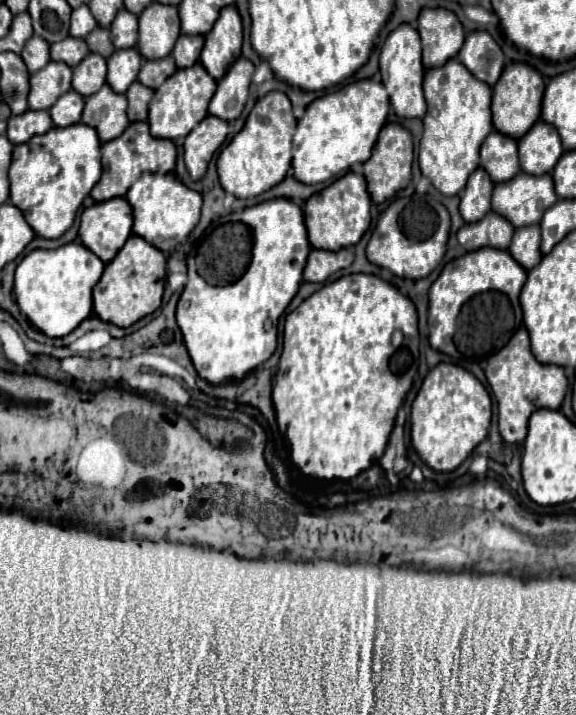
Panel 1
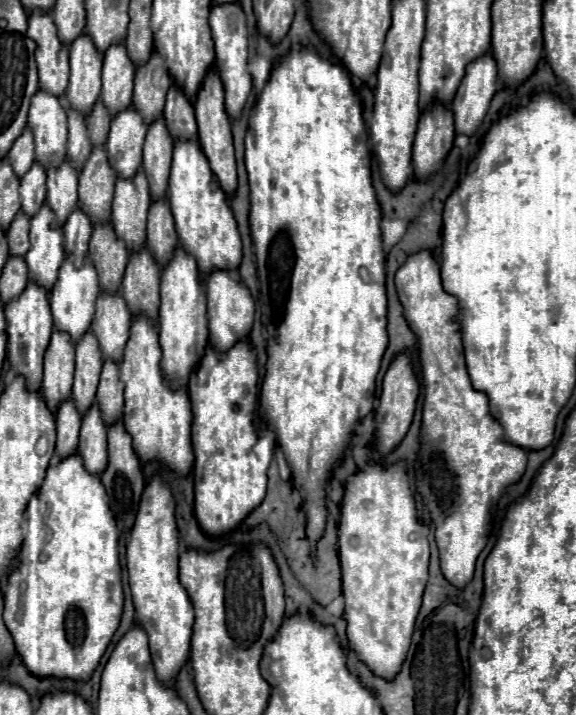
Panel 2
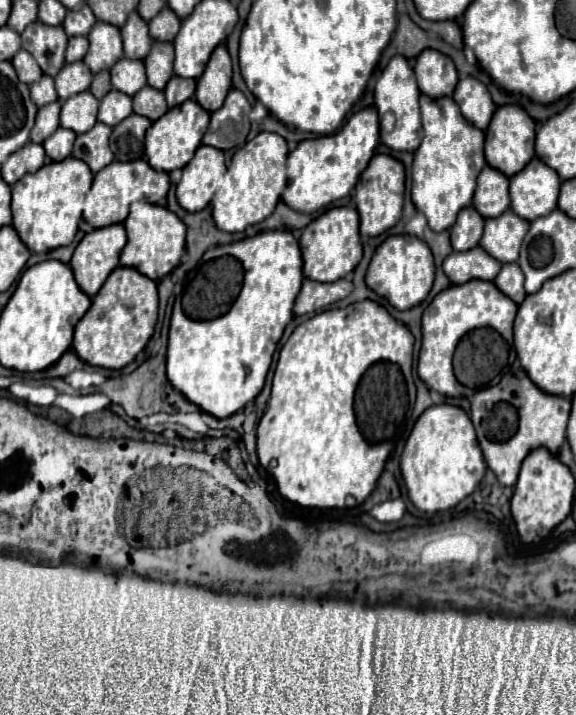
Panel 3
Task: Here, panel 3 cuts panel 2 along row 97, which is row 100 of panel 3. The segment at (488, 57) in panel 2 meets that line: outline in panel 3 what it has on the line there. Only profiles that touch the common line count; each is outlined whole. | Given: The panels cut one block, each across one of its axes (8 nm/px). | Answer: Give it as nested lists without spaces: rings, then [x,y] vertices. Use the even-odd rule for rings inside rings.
[[[466,76],[458,82],[454,98],[464,118],[468,118],[468,122],[472,122],[474,126],[480,126],[480,130],[486,130],[496,110],[496,104],[492,102],[488,88],[478,78]]]

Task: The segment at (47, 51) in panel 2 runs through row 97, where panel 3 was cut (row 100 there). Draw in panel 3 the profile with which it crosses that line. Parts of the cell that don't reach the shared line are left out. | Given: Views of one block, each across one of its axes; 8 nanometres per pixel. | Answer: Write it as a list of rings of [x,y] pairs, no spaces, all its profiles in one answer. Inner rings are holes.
[[[60,100],[50,102],[48,106],[38,108],[38,116],[36,116],[36,124],[30,132],[30,140],[32,142],[44,142],[44,138],[48,138],[48,134],[52,134],[52,130],[56,130],[60,126]]]

